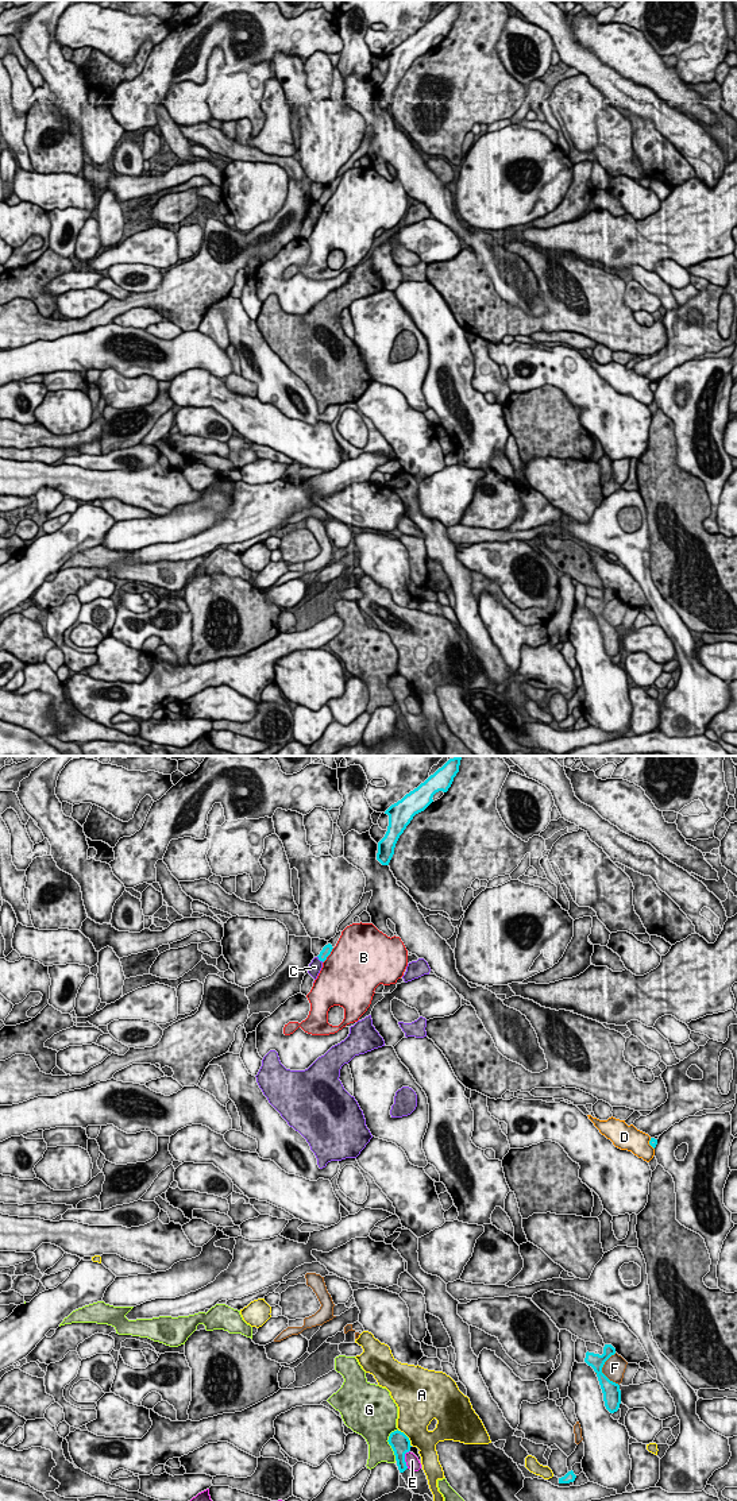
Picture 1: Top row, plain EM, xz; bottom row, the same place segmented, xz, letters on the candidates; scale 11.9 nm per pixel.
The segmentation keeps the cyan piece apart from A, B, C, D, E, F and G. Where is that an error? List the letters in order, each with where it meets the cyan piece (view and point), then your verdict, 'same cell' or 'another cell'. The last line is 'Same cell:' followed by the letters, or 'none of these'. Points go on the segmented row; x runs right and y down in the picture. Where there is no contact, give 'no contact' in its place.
A: contact xz (406, 1436); another cell
B: contact xz (328, 954); another cell
C: contact xz (320, 960); another cell
D: contact xz (649, 1143); another cell
E: contact xz (404, 1459); another cell
F: contact xz (601, 1370); another cell
G: contact xz (389, 1443); another cell
Same cell: none of these

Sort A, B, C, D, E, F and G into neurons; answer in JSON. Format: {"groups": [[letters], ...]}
{"groups": [["A"], ["B"], ["C"], ["D"], ["E"], ["F"], ["G"]]}

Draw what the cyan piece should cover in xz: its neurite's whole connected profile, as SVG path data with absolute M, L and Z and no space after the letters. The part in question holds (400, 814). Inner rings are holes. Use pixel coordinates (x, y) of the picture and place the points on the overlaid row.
M463 756L449 759L441 768L431 775L417 788L406 794L401 800L391 804L385 814L389 815L389 826L385 837L378 842L377 860L382 865L389 865L395 844L413 817L424 811L432 802L433 795L439 791L447 792L454 777L459 772Z

